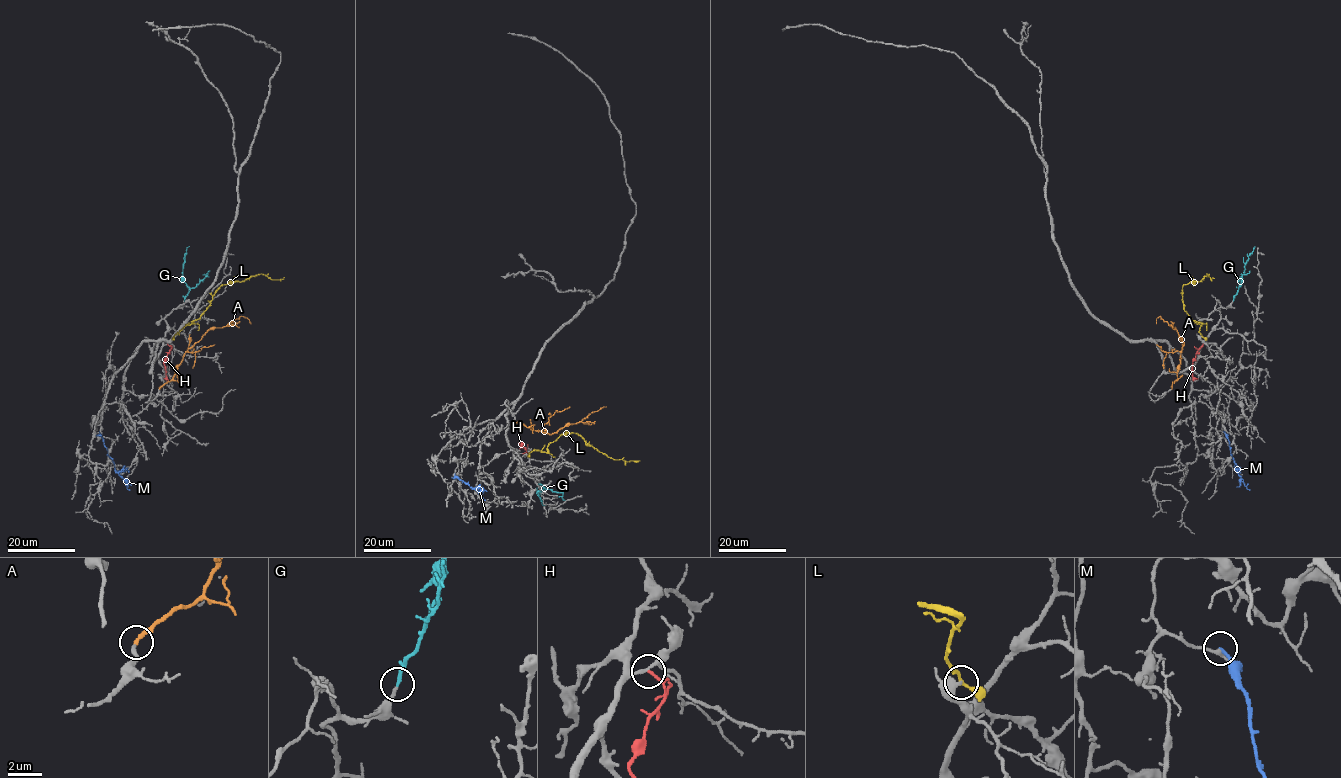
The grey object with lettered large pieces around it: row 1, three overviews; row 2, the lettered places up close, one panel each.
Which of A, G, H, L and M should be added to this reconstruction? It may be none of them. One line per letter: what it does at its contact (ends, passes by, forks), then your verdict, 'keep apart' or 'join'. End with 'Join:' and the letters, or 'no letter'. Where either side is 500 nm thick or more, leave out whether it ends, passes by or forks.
A: it ends | join
G: it ends | join
H: it ends | keep apart
L: it passes by | keep apart
M: it ends | keep apart
Join: A, G

